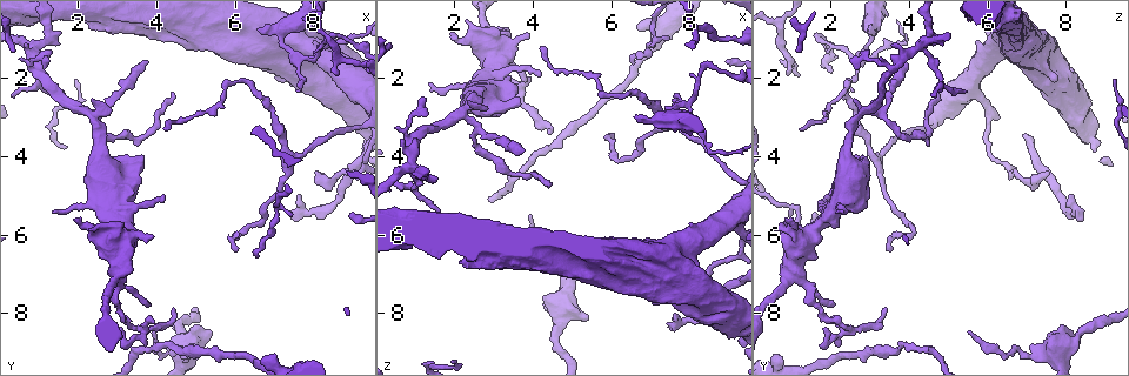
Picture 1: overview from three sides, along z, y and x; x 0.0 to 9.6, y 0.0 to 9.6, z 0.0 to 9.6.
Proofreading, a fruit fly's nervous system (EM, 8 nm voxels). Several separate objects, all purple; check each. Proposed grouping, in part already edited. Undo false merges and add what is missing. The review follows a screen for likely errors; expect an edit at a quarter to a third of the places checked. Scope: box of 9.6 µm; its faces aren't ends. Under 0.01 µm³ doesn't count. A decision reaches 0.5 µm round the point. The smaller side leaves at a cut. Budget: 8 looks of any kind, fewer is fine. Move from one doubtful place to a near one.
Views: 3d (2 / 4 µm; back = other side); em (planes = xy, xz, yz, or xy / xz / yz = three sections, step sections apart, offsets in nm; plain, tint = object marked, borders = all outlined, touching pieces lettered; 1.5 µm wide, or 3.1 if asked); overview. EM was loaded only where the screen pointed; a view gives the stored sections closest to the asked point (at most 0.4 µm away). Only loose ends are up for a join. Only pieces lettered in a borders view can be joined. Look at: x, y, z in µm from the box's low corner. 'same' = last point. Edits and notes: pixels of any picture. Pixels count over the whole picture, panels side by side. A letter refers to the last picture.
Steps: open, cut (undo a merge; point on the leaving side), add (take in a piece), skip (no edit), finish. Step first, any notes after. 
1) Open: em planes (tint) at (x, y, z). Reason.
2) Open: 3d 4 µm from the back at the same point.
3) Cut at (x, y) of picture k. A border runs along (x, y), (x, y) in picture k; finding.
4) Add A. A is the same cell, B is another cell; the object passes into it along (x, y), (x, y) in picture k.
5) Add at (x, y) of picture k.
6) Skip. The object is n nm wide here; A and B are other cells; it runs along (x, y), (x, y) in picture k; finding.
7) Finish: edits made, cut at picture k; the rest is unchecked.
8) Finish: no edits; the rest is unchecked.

Open: em planes (tint) at (6.50, 0.70, 3.00).

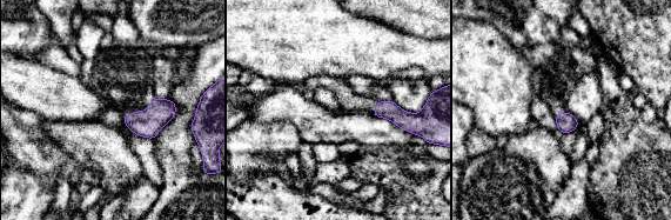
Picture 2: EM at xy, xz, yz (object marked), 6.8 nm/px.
Open: em planes (borders) at the same point.

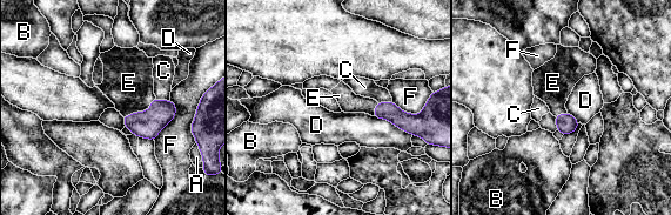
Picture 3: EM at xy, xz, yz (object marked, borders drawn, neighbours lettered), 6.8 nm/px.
Add E. E is the same cell, A, B, C, D and F are other cells; the object passes into it along (147, 125), (141, 112), (128, 82) in picture 3; it goes on there.

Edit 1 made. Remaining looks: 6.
Open: 3d 2 µm from the back at (7.45, 5.50, 0.95). Thin end.

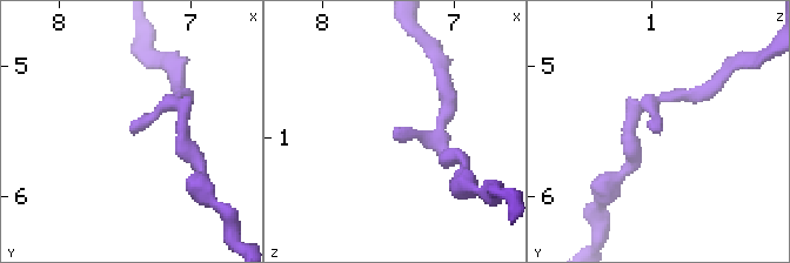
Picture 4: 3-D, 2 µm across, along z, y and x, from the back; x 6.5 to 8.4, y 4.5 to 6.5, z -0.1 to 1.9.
Open: em xy step 8 (borders) at (7.46, 5.48, 0.98). Need the tissue.

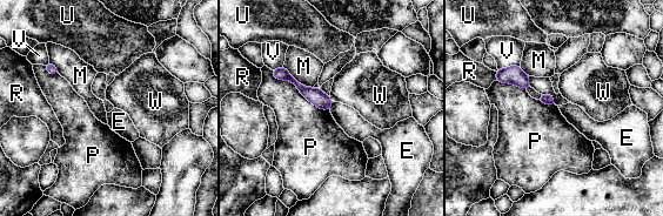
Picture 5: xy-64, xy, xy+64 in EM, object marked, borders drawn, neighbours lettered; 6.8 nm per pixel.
Skip. E, M, P, R, U, V and W are other cells; it runs along (275, 73), (290, 78), (328, 106) in picture 5; none of them fits.

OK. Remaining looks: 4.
Open: em planes (plain) at (4.55, 8.45, 8.45). Calibre changes.

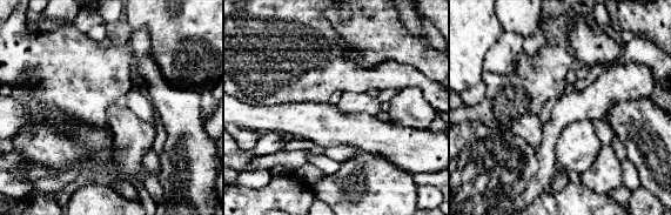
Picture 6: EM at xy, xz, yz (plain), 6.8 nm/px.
Open: em planes (tint) at the same point.

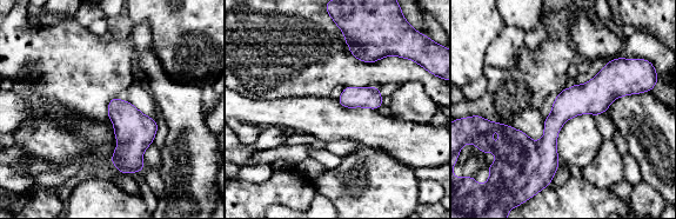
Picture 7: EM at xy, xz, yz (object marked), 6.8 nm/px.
Open: em planes (borders) at the same point. See the neighbours.

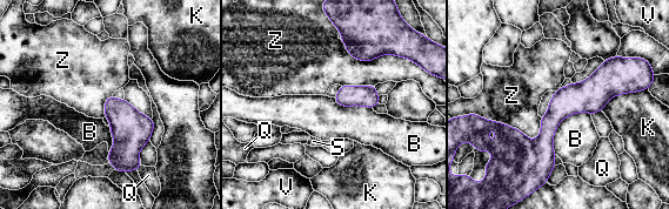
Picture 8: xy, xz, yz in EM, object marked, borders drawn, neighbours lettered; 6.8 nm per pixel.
Skip. The longest contact is with B, 380 nm; B, K, Q, S, V and Z are other cells; a border runs along (588, 112), (561, 121), (554, 154) in picture 8; one neuron here.

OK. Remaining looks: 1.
Finish: edits made, add at picture 3; the rest is unchecked.

